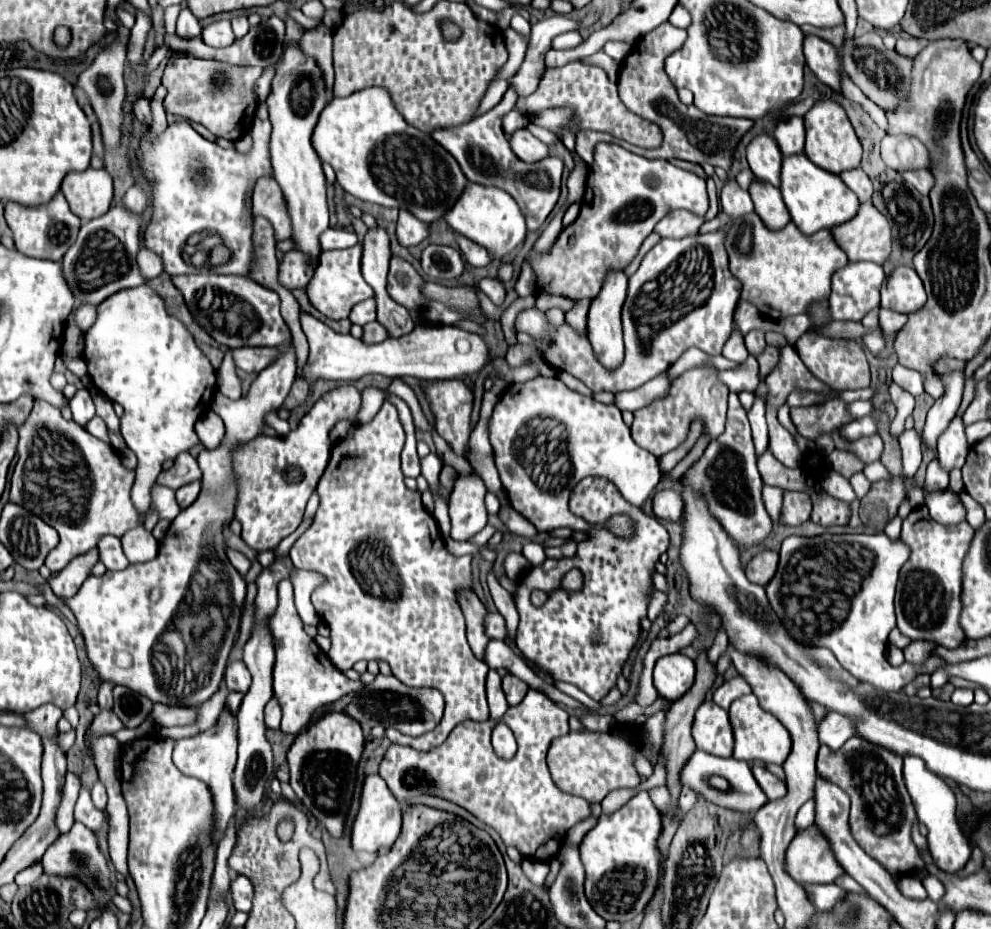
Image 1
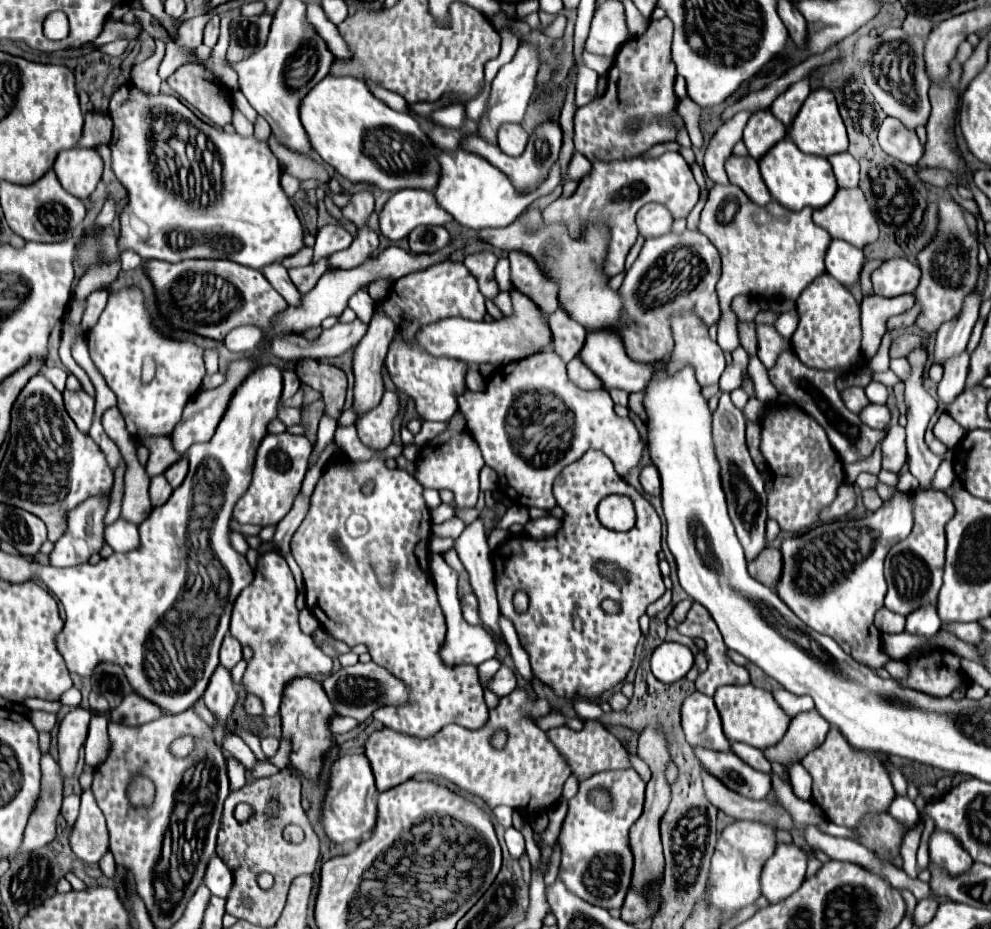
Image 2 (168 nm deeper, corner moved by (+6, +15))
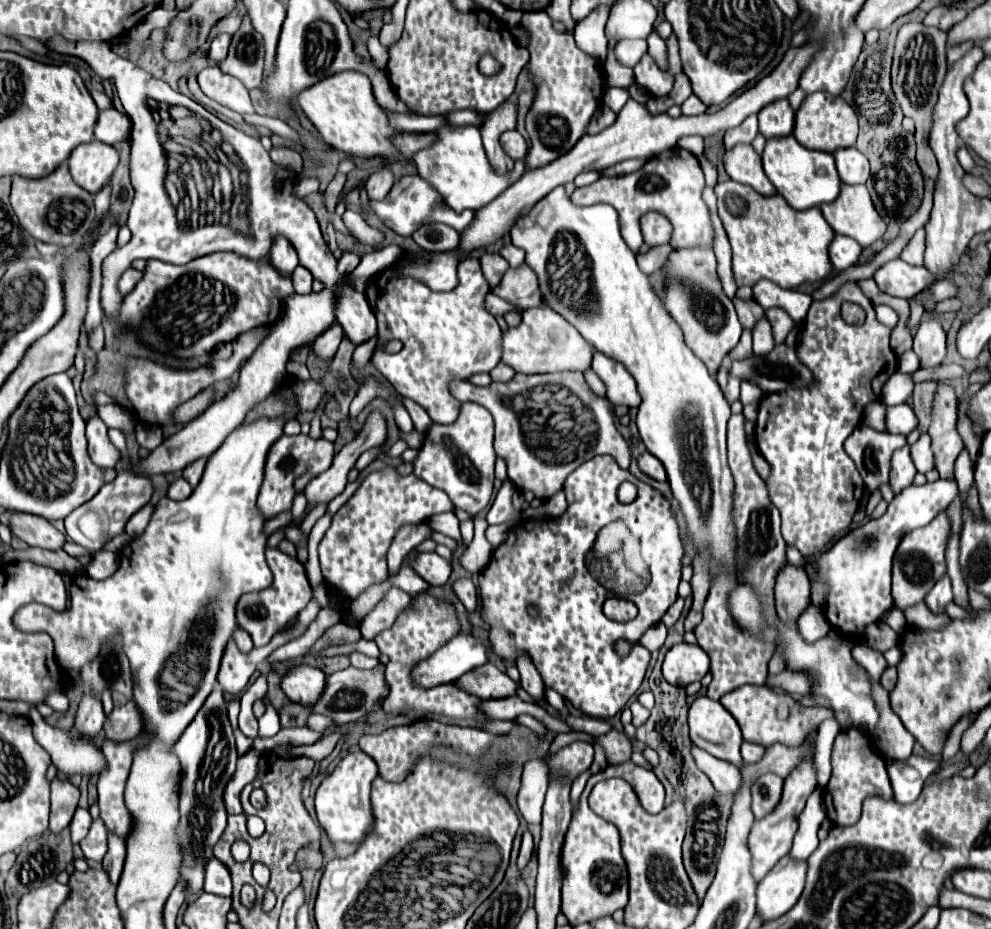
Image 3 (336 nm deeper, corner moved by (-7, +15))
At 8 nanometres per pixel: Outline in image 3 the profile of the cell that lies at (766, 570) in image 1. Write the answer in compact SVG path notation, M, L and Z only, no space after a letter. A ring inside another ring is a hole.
M786 562L776 576L774 596L778 616L782 616L782 620L786 620L786 616L798 618L810 604L810 580L806 570Z

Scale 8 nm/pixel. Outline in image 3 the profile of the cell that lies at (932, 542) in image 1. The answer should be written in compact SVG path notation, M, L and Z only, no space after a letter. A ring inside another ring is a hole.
M946 510L938 514L928 526L918 528L906 538L902 538L902 544L898 546L898 552L894 556L894 568L892 568L892 596L894 596L894 606L898 610L906 610L910 606L920 604L926 594L932 590L932 586L946 574L946 546L952 534L950 526L950 516Z

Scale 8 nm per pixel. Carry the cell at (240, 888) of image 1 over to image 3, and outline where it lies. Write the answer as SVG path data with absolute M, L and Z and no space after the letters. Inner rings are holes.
M210 860L206 866L206 880L204 880L204 892L218 894L218 896L232 896L232 878L228 868L218 860Z

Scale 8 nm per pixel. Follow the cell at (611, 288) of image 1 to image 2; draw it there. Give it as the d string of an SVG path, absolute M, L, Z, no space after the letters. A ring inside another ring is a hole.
M591 332L591 334L587 334L585 346L579 352L579 358L585 362L587 368L591 368L591 372L595 372L595 376L603 382L605 390L619 388L619 390L625 390L627 394L641 392L653 374L653 368L649 364L637 364L625 354L623 342L613 332Z

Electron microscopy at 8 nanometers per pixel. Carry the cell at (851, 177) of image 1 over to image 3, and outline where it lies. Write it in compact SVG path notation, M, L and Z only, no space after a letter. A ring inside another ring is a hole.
M844 148L840 152L834 152L834 158L840 180L844 184L866 184L870 176L870 164L862 152L856 148Z

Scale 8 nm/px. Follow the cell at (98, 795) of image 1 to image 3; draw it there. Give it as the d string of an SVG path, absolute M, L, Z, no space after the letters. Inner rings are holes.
M96 818L92 822L88 836L80 842L80 848L82 848L86 860L102 862L104 854L108 852L108 832L106 832L106 826L100 818Z

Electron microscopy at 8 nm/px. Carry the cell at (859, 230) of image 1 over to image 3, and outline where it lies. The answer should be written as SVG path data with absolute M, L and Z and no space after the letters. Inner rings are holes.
M842 184L838 200L822 204L822 214L836 234L854 238L864 248L880 240L886 232L882 216L876 212L866 186Z

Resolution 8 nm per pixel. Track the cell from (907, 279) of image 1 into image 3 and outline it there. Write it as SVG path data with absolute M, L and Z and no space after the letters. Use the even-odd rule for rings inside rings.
M900 258L886 262L876 274L876 284L882 292L898 298L914 298L934 282L934 276L924 266L912 266Z

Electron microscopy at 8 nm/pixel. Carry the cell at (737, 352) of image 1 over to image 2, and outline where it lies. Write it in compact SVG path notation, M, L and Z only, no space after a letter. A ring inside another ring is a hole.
M715 184L709 190L709 200L701 210L699 232L711 240L723 260L723 274L717 282L717 294L723 312L717 342L723 352L733 352L739 346L735 316L731 312L731 300L735 296L783 296L797 300L809 282L813 282L813 278L825 274L823 258L831 236L813 224L811 212L813 208L789 212L775 200L767 206L757 206L745 196L741 188L733 184Z

